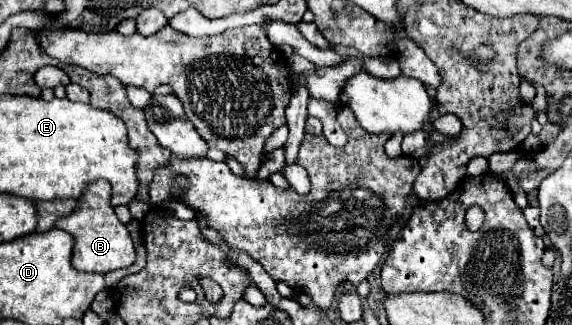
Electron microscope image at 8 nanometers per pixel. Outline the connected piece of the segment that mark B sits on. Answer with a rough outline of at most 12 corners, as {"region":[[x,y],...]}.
{"region":[[94,180],[56,228],[76,240],[72,266],[106,274],[134,264],[134,242]]}

